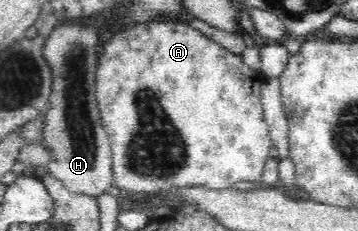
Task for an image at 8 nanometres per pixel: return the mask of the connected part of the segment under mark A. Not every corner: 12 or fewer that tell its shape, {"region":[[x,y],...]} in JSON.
{"region":[[188,24],[98,56],[115,191],[261,186],[264,74]]}

